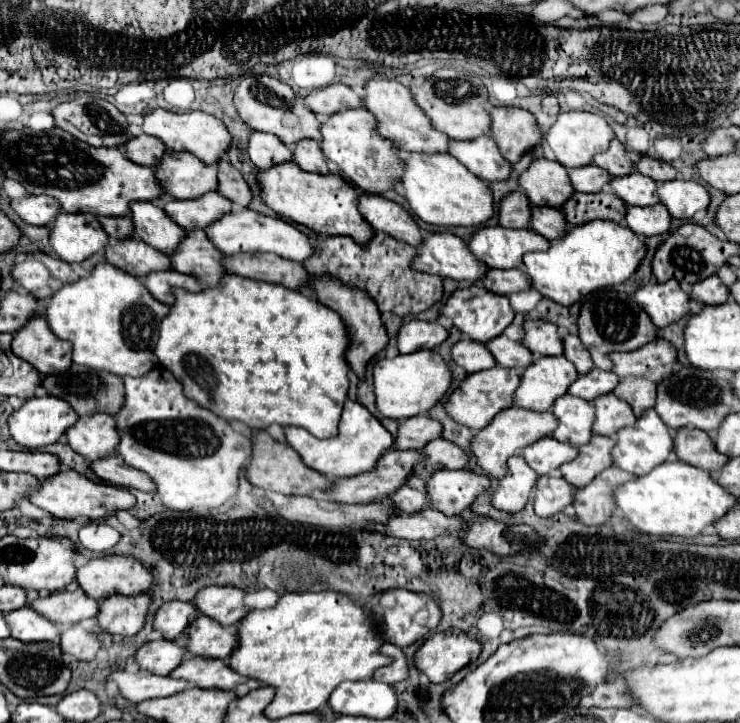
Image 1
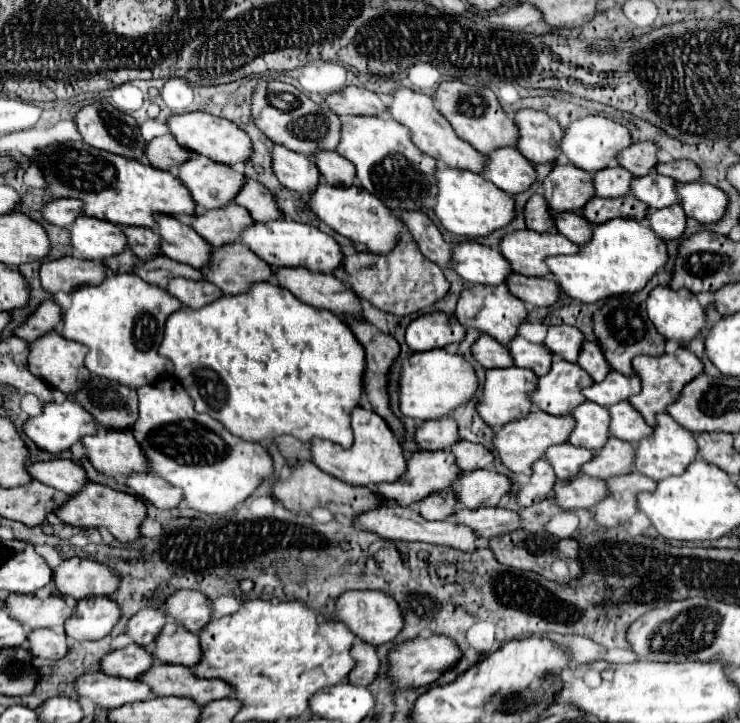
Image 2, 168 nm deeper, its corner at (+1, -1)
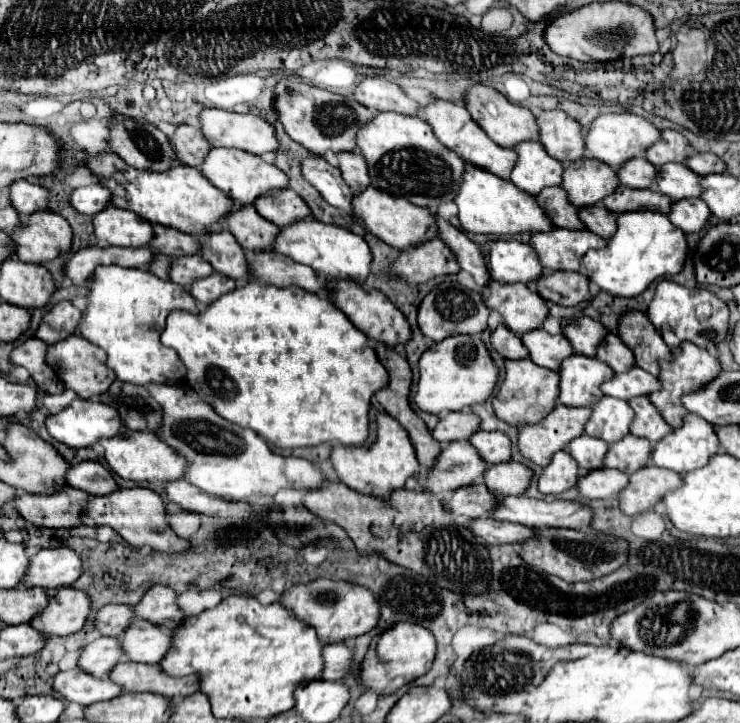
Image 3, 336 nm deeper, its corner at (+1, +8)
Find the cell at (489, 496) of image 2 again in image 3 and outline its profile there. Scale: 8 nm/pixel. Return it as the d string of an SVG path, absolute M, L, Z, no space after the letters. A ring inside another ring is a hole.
M506 461L498 465L490 465L484 471L484 485L492 495L506 497L506 495L522 495L524 489L530 485L530 469L516 461Z

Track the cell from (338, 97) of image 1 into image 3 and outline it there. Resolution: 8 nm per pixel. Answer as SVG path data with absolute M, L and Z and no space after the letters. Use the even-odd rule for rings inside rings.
M366 77L352 95L360 105L372 111L396 111L402 115L416 115L420 109L420 105L408 99L396 83L384 77Z

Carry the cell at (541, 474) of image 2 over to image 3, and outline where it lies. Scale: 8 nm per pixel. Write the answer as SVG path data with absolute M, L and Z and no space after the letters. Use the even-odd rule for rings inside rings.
M558 451L552 455L548 467L542 469L542 475L538 477L538 491L544 495L558 495L574 487L578 475L578 465L574 465L570 455L566 451Z

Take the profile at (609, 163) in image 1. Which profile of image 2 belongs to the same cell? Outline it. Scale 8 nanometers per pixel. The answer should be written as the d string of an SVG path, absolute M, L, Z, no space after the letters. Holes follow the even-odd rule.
M654 142L632 144L630 148L626 148L626 150L622 150L618 154L616 162L622 168L634 172L634 176L646 176L646 174L650 174L656 168L658 152L660 152L660 148Z

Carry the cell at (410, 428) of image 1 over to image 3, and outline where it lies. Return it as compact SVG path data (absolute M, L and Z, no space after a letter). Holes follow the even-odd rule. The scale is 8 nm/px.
M450 411L440 417L438 425L432 429L432 437L440 443L468 439L480 425L480 419L472 411Z

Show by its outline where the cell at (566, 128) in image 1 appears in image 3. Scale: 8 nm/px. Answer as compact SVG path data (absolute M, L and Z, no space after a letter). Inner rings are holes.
M602 113L592 123L590 129L584 135L586 139L586 153L594 159L608 163L612 169L618 169L626 159L638 157L660 139L660 131L648 123L644 117L638 117L634 113Z

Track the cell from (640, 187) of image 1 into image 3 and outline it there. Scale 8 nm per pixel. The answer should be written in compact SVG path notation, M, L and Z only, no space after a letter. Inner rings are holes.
M666 163L666 165L658 167L656 189L662 195L668 195L672 201L698 197L702 193L698 179L700 179L700 175L692 173L686 165L682 165L682 163Z

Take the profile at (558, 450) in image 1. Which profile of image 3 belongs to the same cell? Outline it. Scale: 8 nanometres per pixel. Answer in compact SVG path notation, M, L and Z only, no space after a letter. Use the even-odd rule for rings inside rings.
M580 435L568 443L566 451L578 463L580 471L588 473L592 469L602 467L602 455L608 451L608 443L604 443L602 439L588 437L588 435Z

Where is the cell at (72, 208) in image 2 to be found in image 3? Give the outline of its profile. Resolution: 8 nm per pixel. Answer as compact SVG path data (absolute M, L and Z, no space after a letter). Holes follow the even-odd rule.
M88 185L88 187L78 187L70 195L70 205L84 215L94 215L110 205L110 191L102 185Z

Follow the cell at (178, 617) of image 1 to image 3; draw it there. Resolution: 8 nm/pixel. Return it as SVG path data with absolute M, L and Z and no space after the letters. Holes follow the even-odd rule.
M106 605L96 615L96 629L102 635L120 637L132 625L134 617L134 607L130 605Z

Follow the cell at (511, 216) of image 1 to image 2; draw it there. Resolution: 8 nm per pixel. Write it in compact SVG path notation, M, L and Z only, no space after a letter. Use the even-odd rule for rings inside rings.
M534 194L524 210L526 226L534 232L554 232L554 214L542 194Z

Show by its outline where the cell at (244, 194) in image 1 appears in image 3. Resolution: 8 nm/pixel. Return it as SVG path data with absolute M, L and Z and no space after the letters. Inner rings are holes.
M272 189L254 201L256 211L278 227L294 223L294 219L310 217L310 209L292 189Z

